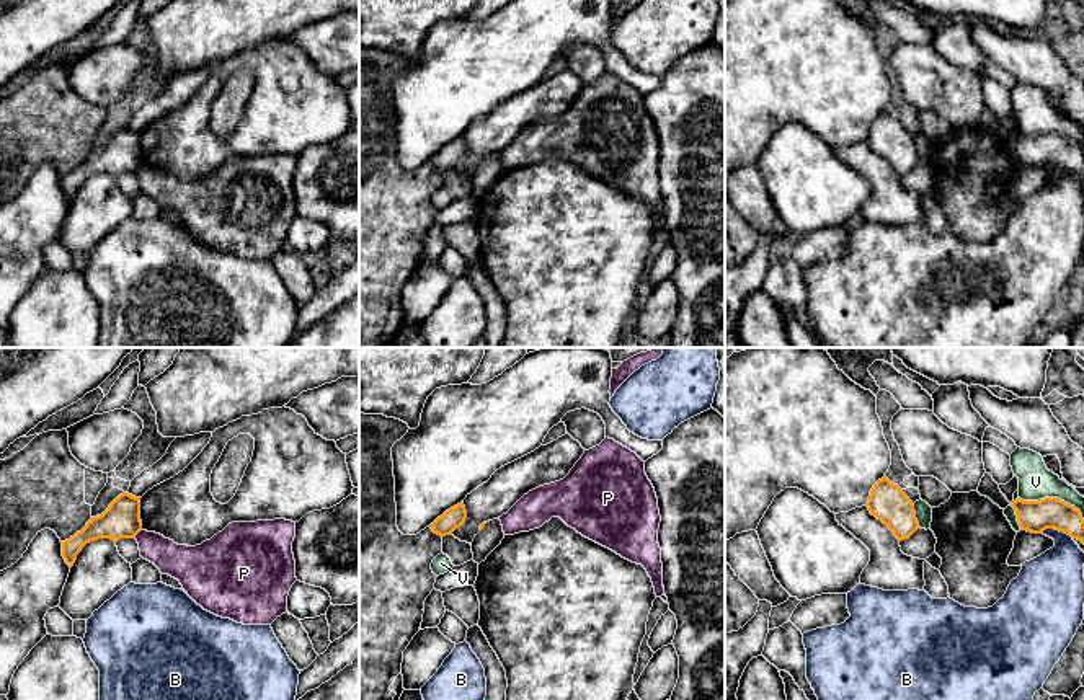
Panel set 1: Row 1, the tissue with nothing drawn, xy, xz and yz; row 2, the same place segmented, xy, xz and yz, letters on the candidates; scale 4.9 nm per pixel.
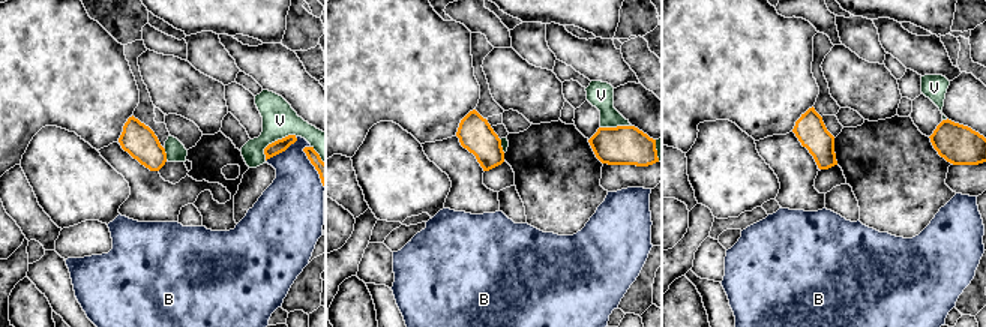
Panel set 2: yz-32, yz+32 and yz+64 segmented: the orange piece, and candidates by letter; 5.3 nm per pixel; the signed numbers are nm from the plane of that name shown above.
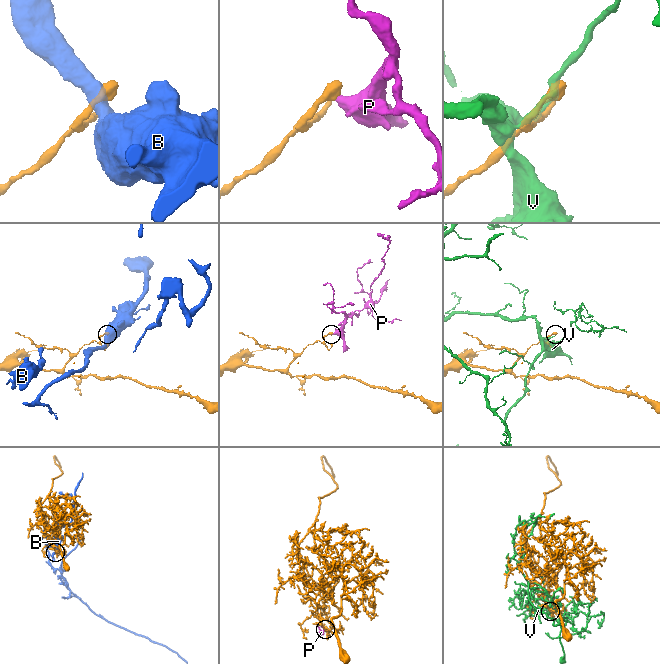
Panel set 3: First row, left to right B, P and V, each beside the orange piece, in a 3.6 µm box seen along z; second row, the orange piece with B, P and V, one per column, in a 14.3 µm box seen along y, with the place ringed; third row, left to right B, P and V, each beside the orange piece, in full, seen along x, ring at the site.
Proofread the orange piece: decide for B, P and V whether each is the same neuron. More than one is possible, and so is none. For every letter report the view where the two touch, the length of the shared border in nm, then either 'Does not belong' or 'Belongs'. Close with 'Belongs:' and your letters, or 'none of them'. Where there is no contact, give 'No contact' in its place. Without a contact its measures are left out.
B: Touches orange in yz. Shared border 170 nm. Does not belong
P: Touches orange in xy. Shared border 50 nm. Does not belong
V: Touches orange in yz. Shared border 340 nm. Does not belong
Belongs: none of them

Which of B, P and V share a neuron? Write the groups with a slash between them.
B / P / V

